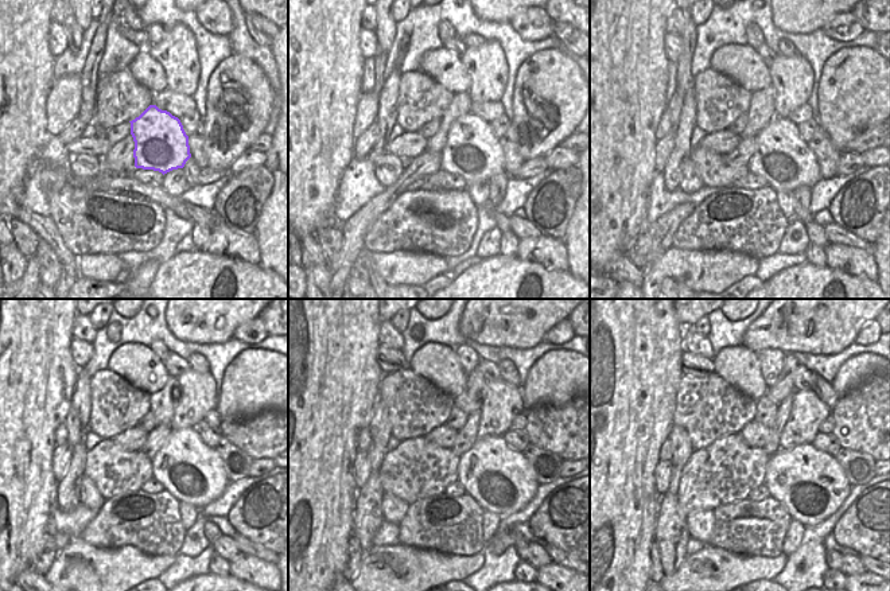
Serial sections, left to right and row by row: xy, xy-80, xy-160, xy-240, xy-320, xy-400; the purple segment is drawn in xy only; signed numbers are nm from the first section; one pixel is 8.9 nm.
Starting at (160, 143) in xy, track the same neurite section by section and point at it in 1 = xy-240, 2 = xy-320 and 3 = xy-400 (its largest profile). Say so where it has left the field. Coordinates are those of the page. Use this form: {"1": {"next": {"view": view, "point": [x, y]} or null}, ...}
{"1": {"next": {"view": "xy-240", "point": [191, 471]}}, "2": {"next": {"view": "xy-320", "point": [500, 478]}}, "3": {"next": {"view": "xy-400", "point": [811, 485]}}}

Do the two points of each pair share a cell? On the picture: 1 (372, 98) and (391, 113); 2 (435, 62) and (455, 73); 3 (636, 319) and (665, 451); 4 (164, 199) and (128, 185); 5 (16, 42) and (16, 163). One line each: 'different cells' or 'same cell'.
1: different cells
2: same cell
3: different cells
4: same cell
5: same cell

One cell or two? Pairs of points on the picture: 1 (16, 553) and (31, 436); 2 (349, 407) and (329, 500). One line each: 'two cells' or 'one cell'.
1: one cell
2: one cell

